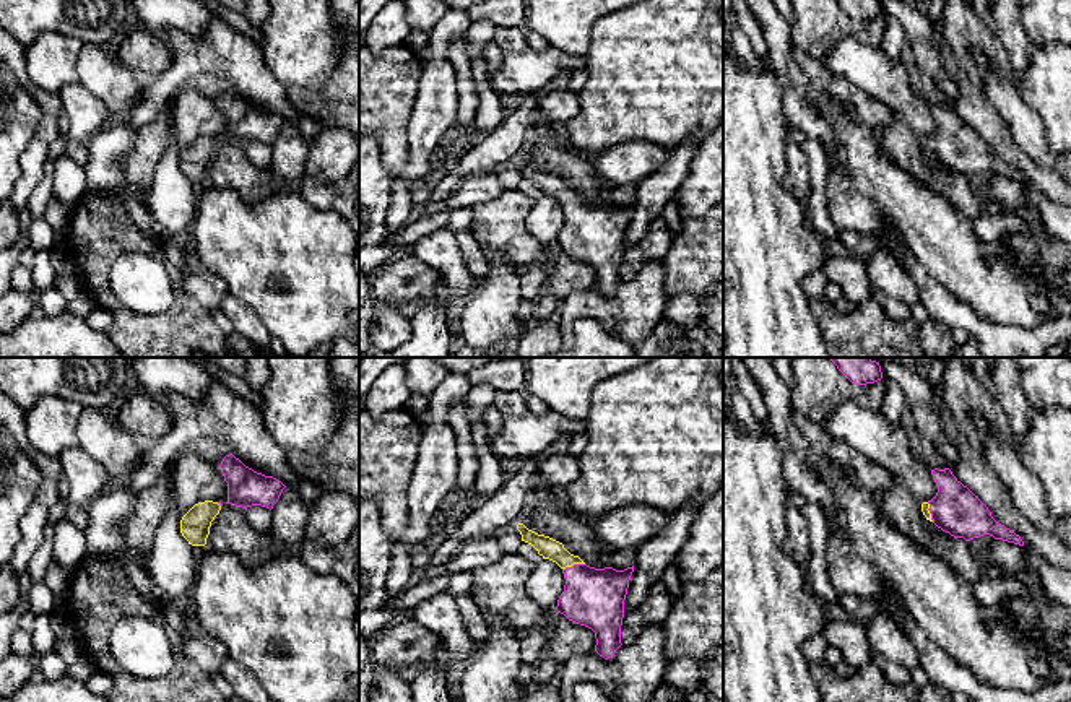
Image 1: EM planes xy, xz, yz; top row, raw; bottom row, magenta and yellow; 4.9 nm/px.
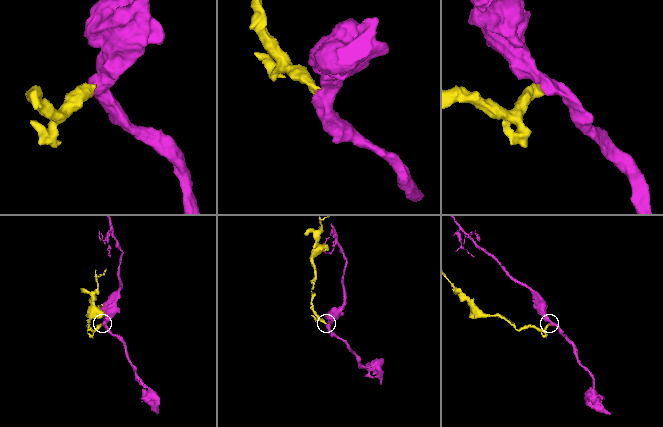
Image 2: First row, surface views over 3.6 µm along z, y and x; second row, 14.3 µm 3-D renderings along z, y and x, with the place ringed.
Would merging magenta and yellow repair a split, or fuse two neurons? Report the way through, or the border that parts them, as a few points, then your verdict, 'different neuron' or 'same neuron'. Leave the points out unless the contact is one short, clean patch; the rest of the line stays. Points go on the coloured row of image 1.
across xz (592, 597), (576, 572), (574, 564), (548, 548) | same neuron

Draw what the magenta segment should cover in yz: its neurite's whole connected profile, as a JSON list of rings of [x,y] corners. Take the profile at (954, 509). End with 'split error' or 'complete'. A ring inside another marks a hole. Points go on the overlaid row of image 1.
[[[934,468],[931,474],[938,492],[931,500],[921,504],[926,520],[965,541],[990,535],[995,540],[1024,546],[1021,536],[996,522],[988,507],[949,468]]]; split error

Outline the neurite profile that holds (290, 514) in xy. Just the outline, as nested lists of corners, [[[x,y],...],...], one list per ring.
[[[297,486],[284,488],[278,502],[271,509],[270,533],[278,551],[296,551],[306,538],[306,523],[310,505],[307,505]]]

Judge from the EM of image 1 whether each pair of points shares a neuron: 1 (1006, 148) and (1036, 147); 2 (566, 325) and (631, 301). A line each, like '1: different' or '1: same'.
1: different
2: same

